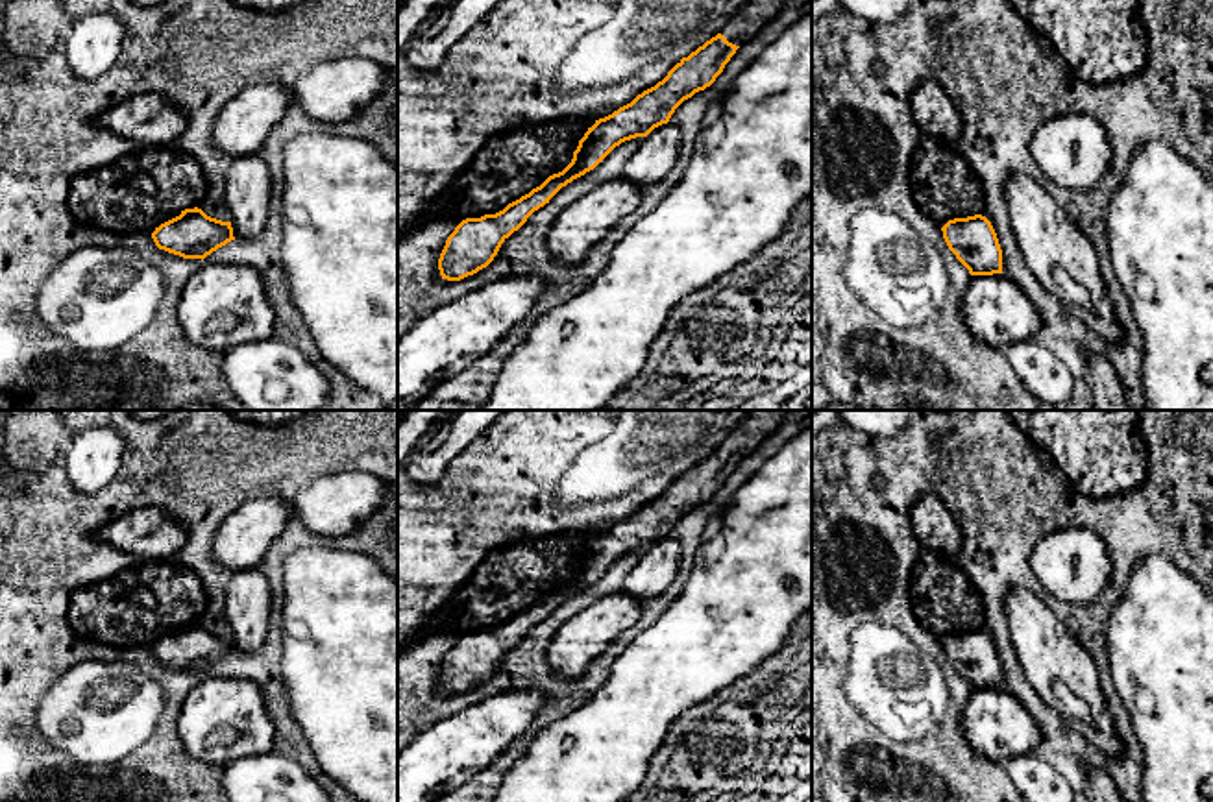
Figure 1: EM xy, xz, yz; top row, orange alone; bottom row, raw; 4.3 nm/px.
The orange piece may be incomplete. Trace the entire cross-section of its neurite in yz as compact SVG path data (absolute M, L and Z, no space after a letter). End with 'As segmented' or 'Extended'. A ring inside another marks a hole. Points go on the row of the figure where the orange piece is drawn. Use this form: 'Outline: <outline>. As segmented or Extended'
Outline: M986 216L954 218L941 231L949 249L971 275L1002 273L1002 249Z. As segmented

